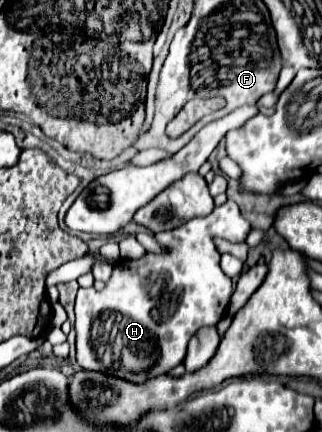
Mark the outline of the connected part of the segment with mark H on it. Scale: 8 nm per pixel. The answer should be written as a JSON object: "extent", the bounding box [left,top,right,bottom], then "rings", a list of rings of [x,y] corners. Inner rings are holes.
{"extent":[75,200,251,382],"rings":[[[227,200],[223,206],[215,208],[205,218],[187,220],[183,226],[157,232],[155,240],[167,250],[161,254],[147,252],[137,260],[119,260],[113,268],[113,274],[103,290],[95,288],[79,288],[75,302],[75,348],[77,348],[77,364],[83,370],[103,370],[117,378],[125,378],[131,382],[145,382],[153,376],[167,374],[171,368],[183,362],[189,338],[201,328],[217,324],[229,306],[229,298],[233,292],[232,280],[220,269],[221,252],[215,246],[215,238],[229,240],[233,244],[245,242],[251,226],[241,216],[239,206],[233,200]],[[147,286],[153,286],[153,300],[149,302]]]}

